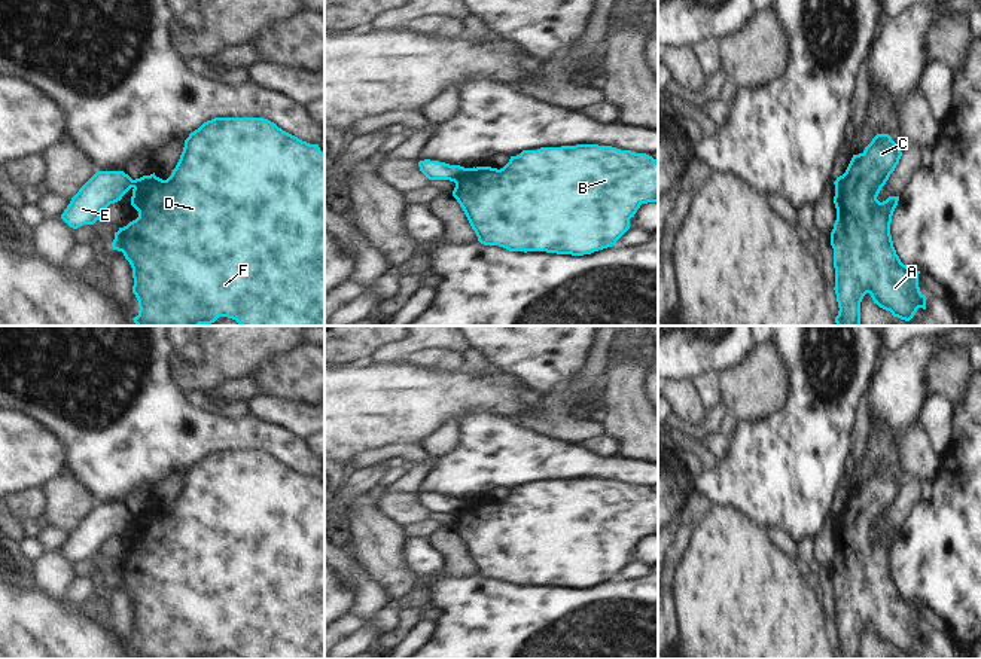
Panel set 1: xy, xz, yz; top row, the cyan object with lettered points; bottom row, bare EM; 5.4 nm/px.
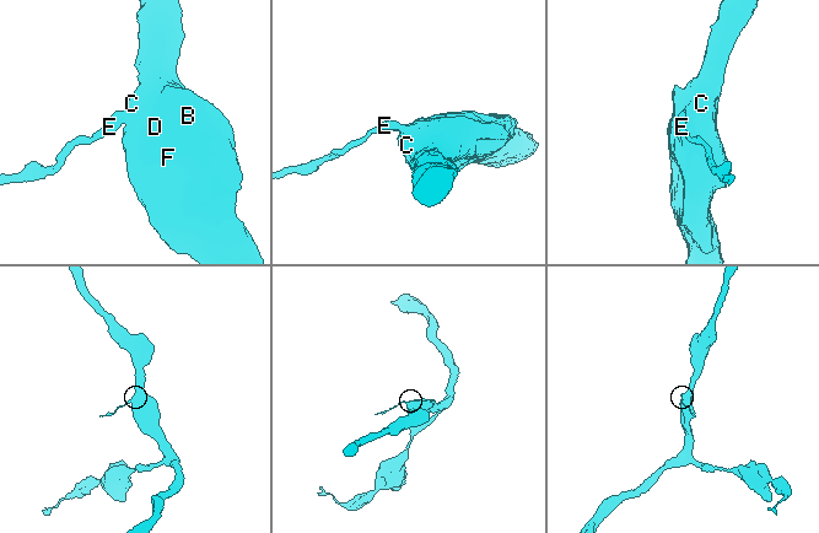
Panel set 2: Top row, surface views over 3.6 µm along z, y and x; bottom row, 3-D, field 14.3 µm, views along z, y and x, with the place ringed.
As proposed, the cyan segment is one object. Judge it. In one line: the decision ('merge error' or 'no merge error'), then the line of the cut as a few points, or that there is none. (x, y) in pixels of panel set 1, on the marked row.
merge error; cut in xz along (468, 168), (454, 182)

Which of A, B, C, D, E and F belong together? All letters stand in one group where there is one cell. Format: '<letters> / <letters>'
A B C D F / E

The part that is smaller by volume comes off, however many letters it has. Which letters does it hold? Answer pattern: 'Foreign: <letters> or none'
Foreign: E

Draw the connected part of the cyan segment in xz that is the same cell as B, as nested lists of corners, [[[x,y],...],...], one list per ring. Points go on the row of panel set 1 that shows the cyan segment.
[[[598,144],[523,150],[500,170],[467,168],[453,196],[484,245],[584,256],[616,245],[640,205],[658,202],[658,161]]]

